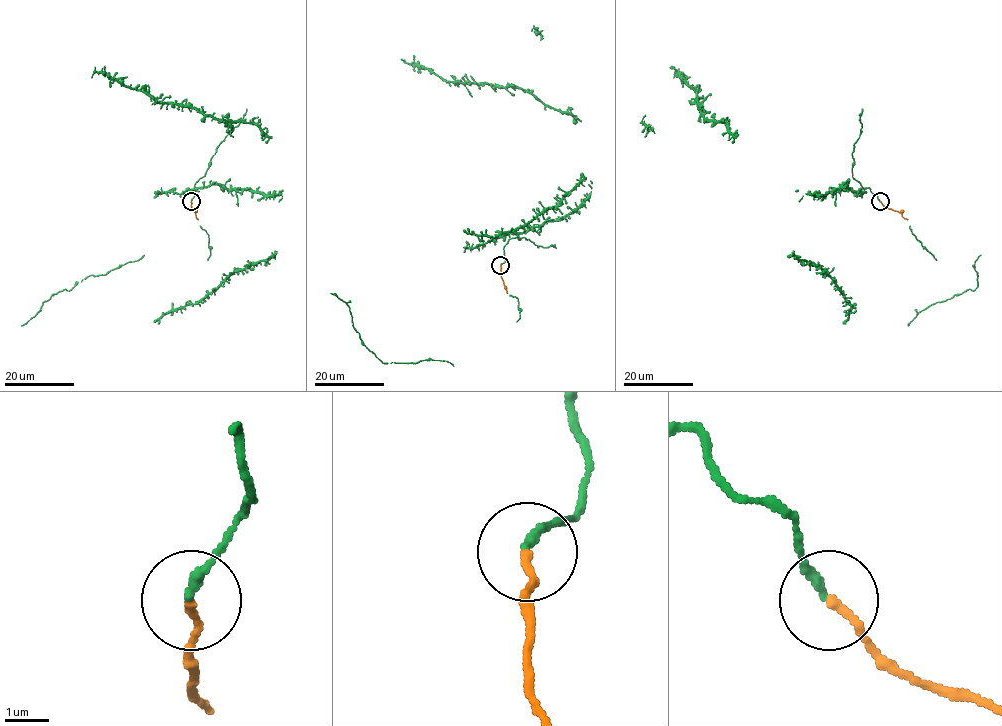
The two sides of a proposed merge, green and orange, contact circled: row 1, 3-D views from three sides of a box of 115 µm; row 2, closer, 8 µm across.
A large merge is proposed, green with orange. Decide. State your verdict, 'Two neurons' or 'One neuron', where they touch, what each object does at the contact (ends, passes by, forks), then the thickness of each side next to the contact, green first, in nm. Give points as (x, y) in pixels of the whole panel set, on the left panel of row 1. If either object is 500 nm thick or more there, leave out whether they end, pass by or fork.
One neuron. Place: (191, 201). At the ring green ends. At the ring orange ends. Thickness 200 nm (green) against 180 nm

